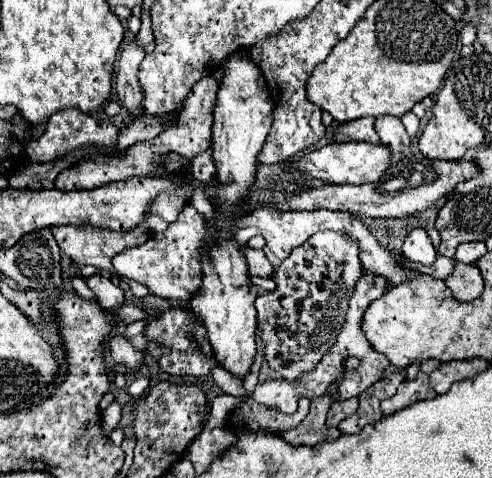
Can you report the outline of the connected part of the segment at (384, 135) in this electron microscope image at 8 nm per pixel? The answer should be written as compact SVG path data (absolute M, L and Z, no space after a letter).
M378 116L376 132L382 144L390 148L392 154L404 154L410 150L410 136L406 134L398 116Z

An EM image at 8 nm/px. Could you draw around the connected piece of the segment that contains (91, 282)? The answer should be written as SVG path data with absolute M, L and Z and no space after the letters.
M94 274L88 280L88 286L92 288L92 292L98 296L98 302L102 308L106 310L114 310L120 308L126 298L124 298L124 290L120 286L116 286L110 278L106 278L104 274Z

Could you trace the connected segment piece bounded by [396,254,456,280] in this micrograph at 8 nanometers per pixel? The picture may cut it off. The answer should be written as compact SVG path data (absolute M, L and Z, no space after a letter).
M438 254L436 256L436 260L434 260L434 264L430 264L430 266L422 266L422 264L414 264L414 262L408 262L408 260L404 260L402 256L396 256L406 268L412 268L412 270L418 270L418 272L422 272L422 274L430 274L430 276L434 276L434 278L446 278L446 276L450 276L450 272L452 272L452 268L454 268L454 264L456 264L456 260L454 258L446 258L446 256L442 256L442 254Z

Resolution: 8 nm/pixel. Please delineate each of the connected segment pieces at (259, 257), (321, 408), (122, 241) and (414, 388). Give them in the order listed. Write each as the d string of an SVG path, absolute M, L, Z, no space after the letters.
M242 246L240 250L244 252L244 258L246 258L246 262L248 262L248 272L250 272L252 276L270 276L270 272L272 272L274 268L272 268L270 260L266 258L264 250L254 250L254 248L250 248L250 246Z
M318 396L312 400L310 404L310 412L308 416L298 424L298 428L290 428L286 432L282 432L280 436L288 442L288 444L294 444L294 446L314 446L318 442L324 442L324 440L334 440L340 436L340 430L338 428L328 428L326 426L326 414L332 406L332 396Z
M144 224L128 230L128 232L110 232L108 228L74 228L74 226L58 226L58 228L52 228L52 234L60 246L60 250L70 256L78 266L84 266L84 264L90 264L90 266L96 266L98 270L106 270L110 274L114 274L114 268L112 268L112 258L122 252L124 248L130 248L130 246L140 246L144 244L148 238L150 238L150 232Z
M422 372L414 380L404 380L398 386L398 392L392 398L382 400L382 412L384 412L384 416L388 416L388 414L392 414L396 410L402 410L402 408L406 408L406 406L410 406L410 404L414 404L418 400L434 398L436 392L430 388L428 380L430 380L428 374L422 374Z

